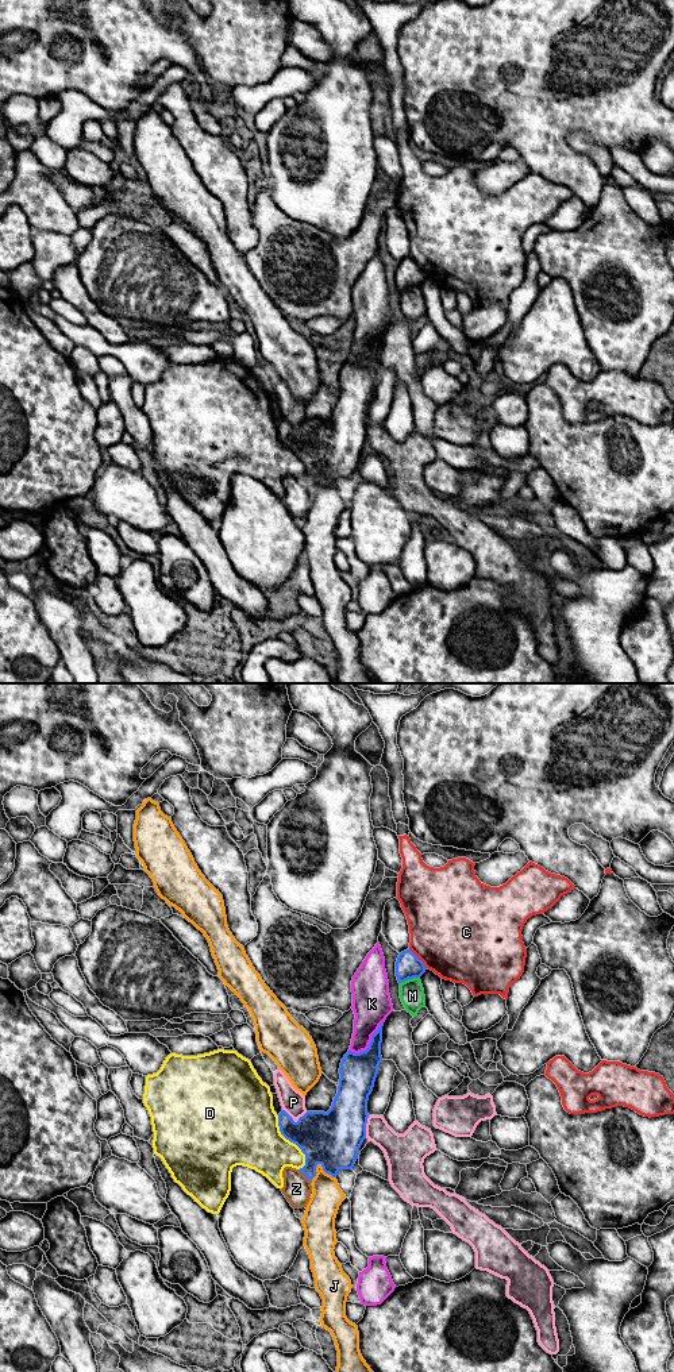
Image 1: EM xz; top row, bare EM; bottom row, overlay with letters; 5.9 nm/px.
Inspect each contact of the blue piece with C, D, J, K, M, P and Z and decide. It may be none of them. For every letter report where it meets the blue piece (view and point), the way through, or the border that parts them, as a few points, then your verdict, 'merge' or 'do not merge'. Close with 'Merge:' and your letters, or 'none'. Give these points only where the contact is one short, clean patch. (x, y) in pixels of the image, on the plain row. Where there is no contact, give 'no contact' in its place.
C: xz (418, 266) | do not merge
D: xz (292, 450) | along xz (277, 424), (280, 440), (304, 463), (304, 473), (299, 478) | do not merge
J: xz (316, 474) | do not merge
K: xz (370, 351) | do not merge
M: xz (409, 286) | do not merge
P: xz (293, 430) | do not merge
Z: xz (304, 482) | do not merge
Merge: none

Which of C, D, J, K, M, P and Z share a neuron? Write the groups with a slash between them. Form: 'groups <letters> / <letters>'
groups C / D / J / K / M / P / Z

